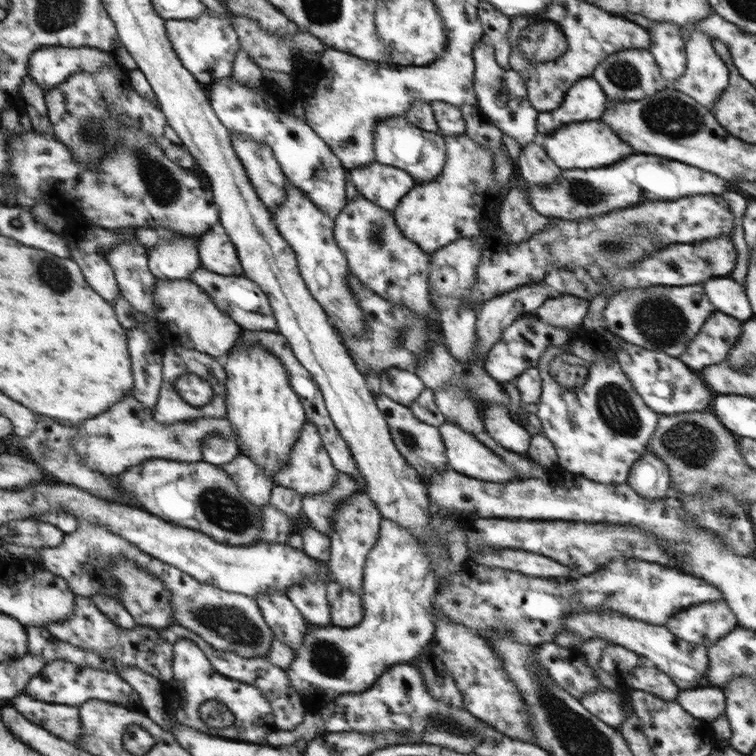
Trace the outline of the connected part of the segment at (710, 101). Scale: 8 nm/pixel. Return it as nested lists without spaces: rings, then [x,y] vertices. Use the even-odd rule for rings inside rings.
[[[698,29],[687,30],[686,51],[687,51],[687,70],[682,77],[674,82],[674,89],[696,99],[702,106],[712,110],[715,100],[721,95],[725,86],[729,83],[729,70],[725,62],[714,50],[713,40],[704,31]]]

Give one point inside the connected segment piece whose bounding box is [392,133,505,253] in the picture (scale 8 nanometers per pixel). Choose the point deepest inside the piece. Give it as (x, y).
(463, 202)

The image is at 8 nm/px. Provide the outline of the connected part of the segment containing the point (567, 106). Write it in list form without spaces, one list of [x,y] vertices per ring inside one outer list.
[[[594,76],[576,81],[567,90],[566,100],[556,111],[539,113],[539,135],[571,122],[598,120],[608,108],[607,104],[607,96]]]

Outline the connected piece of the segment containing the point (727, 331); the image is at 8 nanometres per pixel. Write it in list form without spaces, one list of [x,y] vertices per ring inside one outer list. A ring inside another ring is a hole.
[[[715,310],[707,317],[698,336],[686,345],[679,359],[688,368],[702,371],[723,362],[731,354],[730,350],[738,344],[742,334],[742,321]]]

